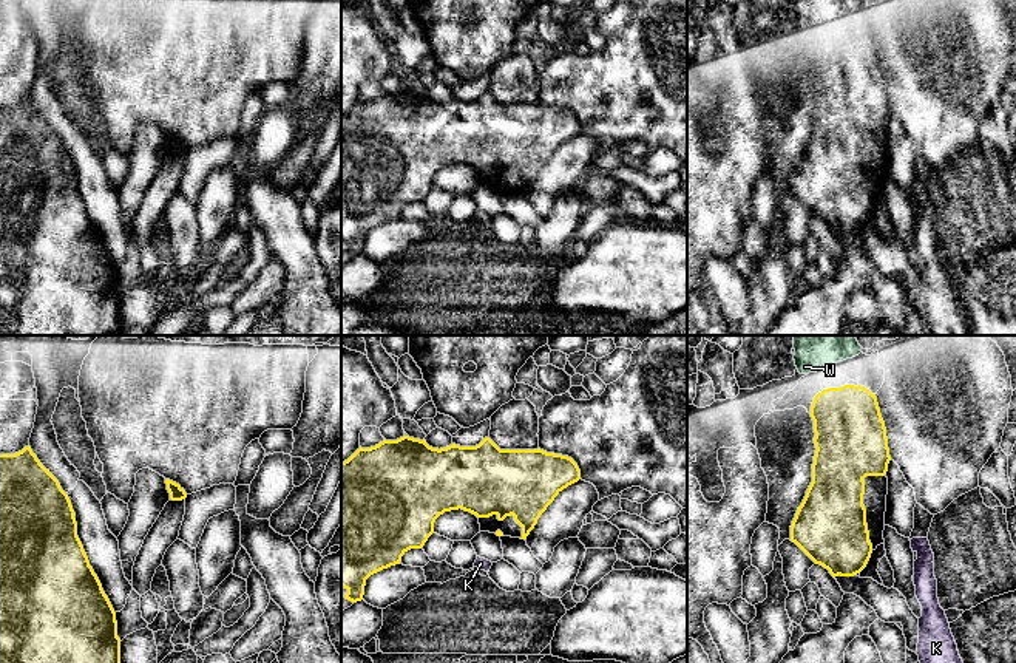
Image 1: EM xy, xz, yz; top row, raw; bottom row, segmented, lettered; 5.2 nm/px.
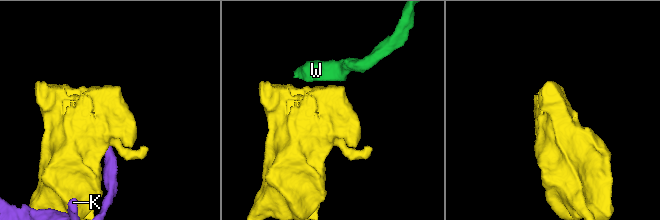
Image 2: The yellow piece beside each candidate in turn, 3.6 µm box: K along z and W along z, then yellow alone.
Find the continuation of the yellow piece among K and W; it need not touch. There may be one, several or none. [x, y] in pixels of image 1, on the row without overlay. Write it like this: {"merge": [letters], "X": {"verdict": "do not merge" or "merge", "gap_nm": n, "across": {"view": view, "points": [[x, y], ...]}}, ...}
{"merge": ["W"], "K": {"verdict": "do not merge", "gap_nm": 140, "across": {"view": "xz", "points": [[497, 189], [487, 214]]}}, "W": {"verdict": "merge", "gap_nm": 100, "across": {"view": "yz", "points": [[823, 44], [816, 25]]}}}

